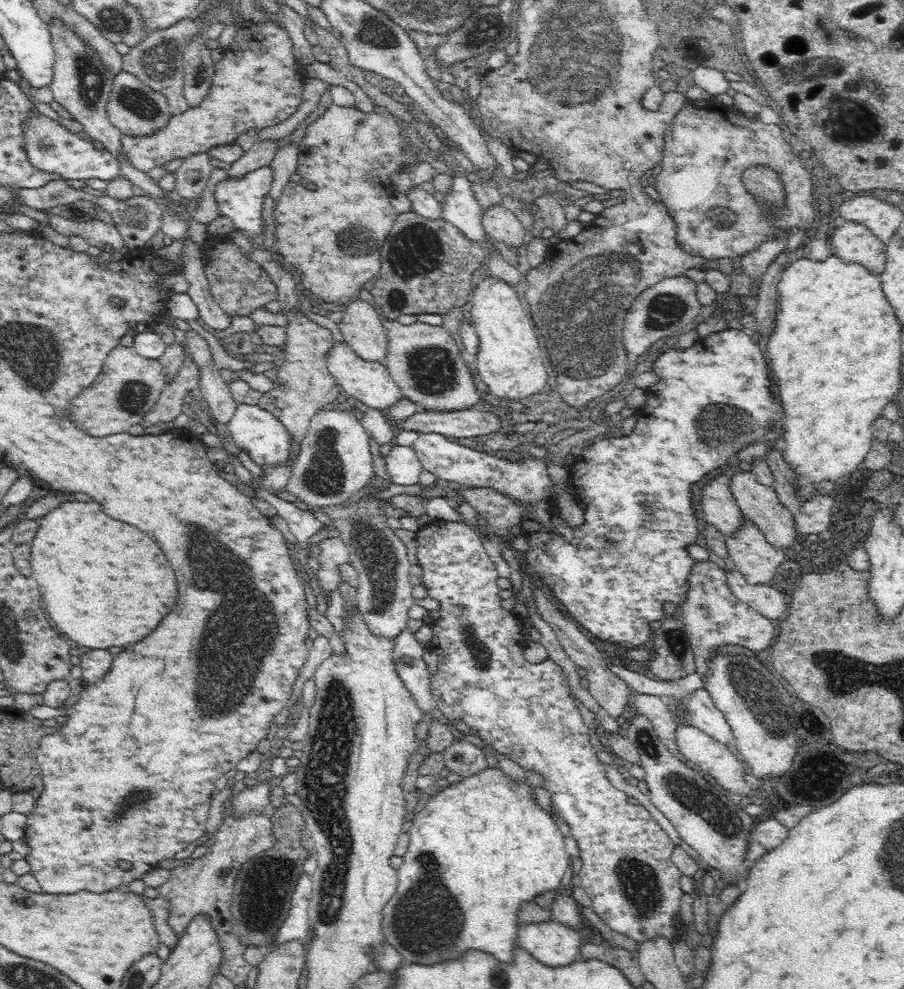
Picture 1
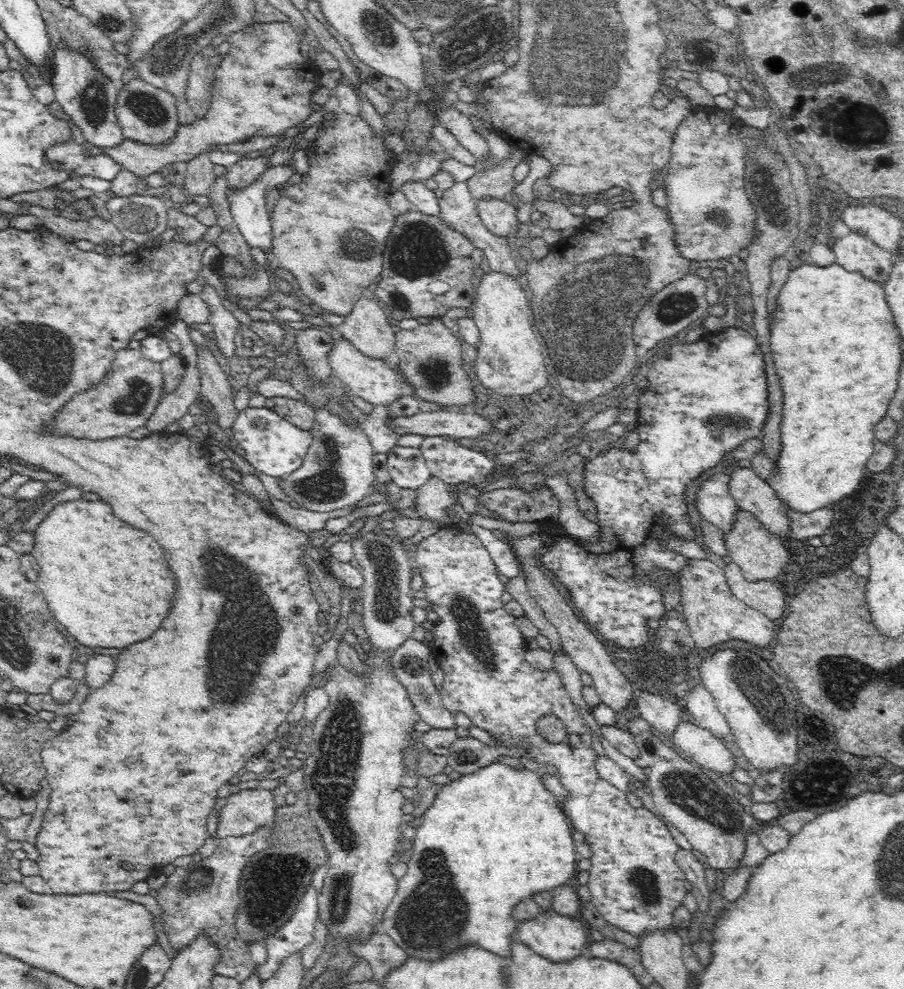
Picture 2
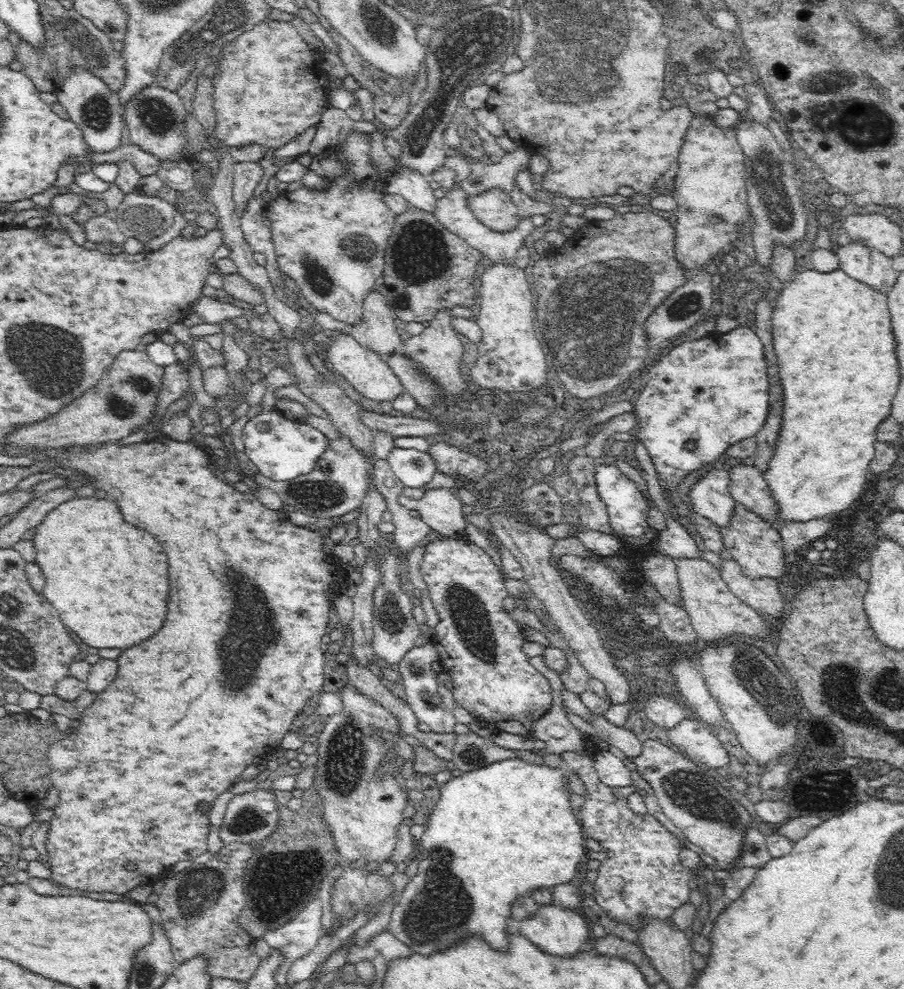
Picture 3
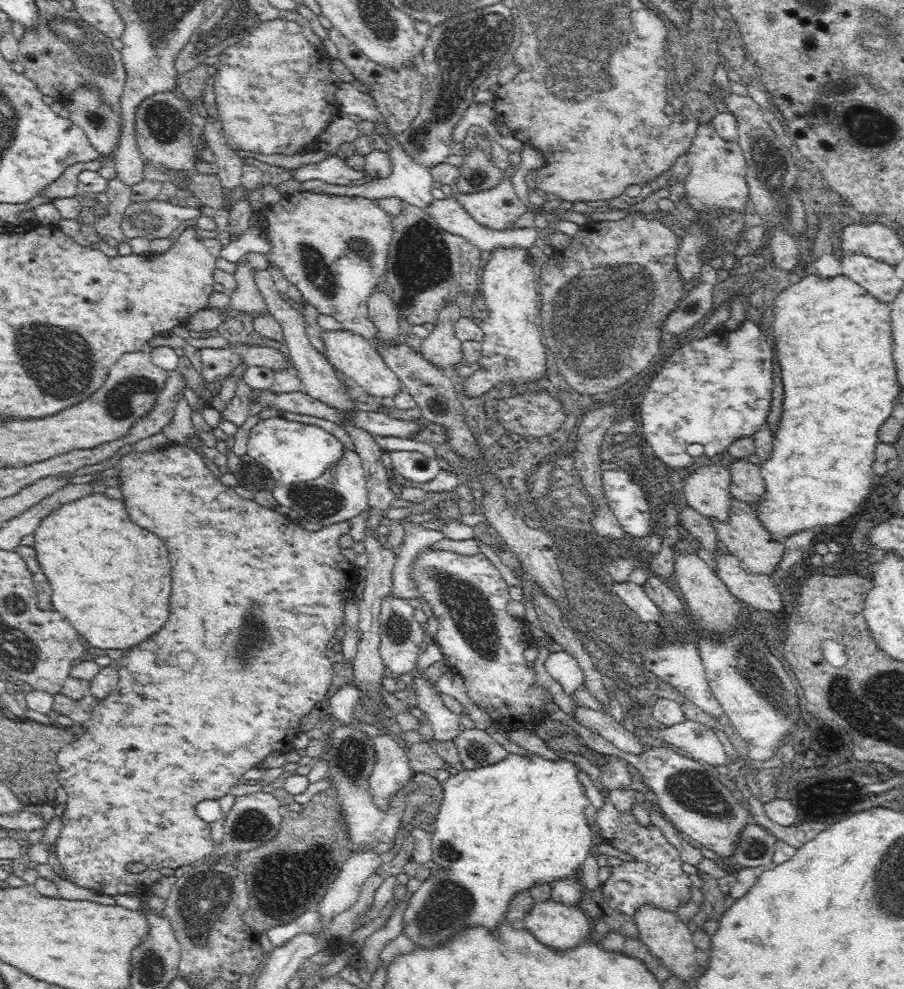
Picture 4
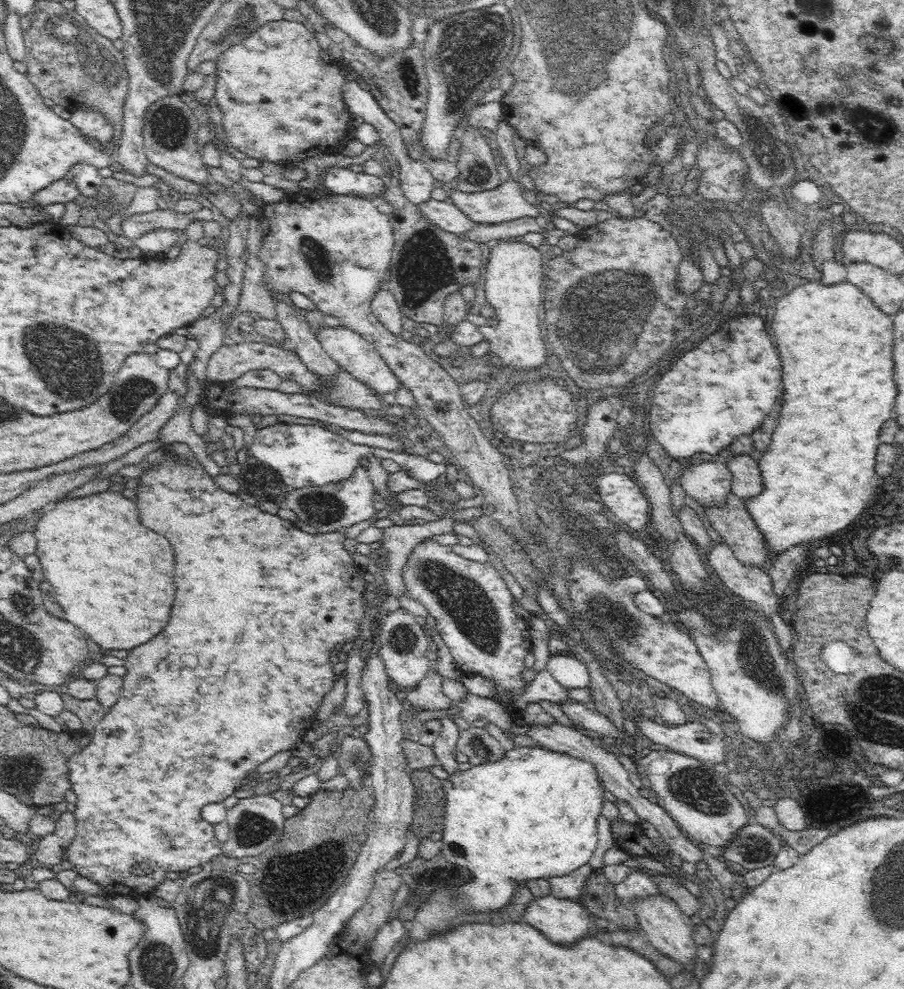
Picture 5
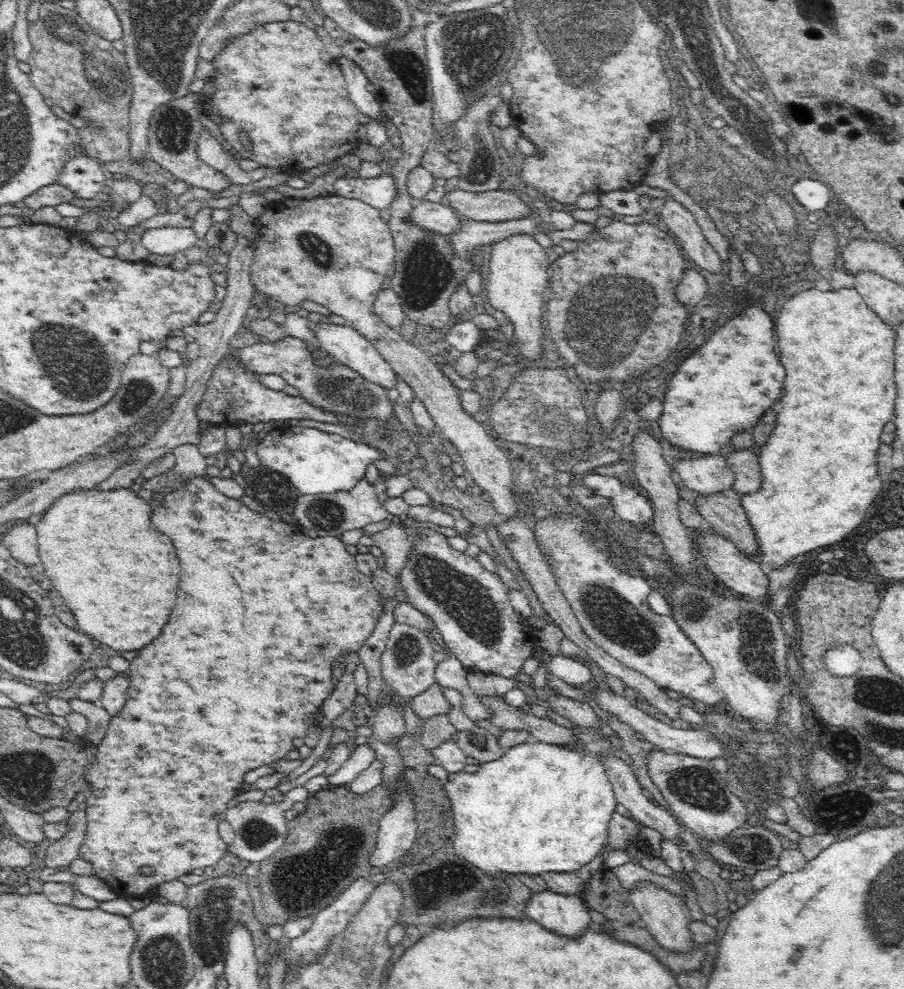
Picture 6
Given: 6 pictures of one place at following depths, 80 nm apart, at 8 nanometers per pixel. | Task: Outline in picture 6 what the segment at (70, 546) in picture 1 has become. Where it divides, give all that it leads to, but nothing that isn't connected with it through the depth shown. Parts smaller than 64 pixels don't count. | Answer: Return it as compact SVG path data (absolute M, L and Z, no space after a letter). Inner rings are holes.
M130 487L72 490L57 498L35 527L45 573L66 606L74 612L83 633L111 649L124 652L144 648L162 632L178 598L178 558L172 540L156 528L150 528L150 520L146 520L146 500L136 491Z

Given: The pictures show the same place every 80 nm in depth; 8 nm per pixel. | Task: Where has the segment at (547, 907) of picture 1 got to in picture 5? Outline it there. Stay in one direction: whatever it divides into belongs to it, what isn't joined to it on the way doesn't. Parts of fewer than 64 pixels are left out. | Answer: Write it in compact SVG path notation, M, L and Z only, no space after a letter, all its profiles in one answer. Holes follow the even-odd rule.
M551 893L534 897L523 915L528 924L558 944L572 944L589 934L592 920L590 912L578 900L558 898Z

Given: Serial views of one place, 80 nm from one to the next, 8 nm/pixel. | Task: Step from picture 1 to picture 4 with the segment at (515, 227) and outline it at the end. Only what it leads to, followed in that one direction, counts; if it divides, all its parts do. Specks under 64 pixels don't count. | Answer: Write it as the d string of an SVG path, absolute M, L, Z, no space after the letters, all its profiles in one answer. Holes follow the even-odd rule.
M508 161L503 180L492 190L474 194L458 194L455 199L481 225L503 231L510 228L522 214L528 212L526 204L518 198L512 183L520 166Z

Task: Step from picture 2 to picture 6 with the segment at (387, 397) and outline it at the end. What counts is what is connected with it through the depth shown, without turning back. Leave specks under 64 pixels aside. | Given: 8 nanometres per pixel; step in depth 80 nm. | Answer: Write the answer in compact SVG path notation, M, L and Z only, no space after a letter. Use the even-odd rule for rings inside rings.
M326 320L313 324L314 334L319 345L338 363L345 364L351 370L361 374L367 382L375 382L384 390L394 388L399 381L395 370L386 362L380 351L361 332L345 324L338 325Z

